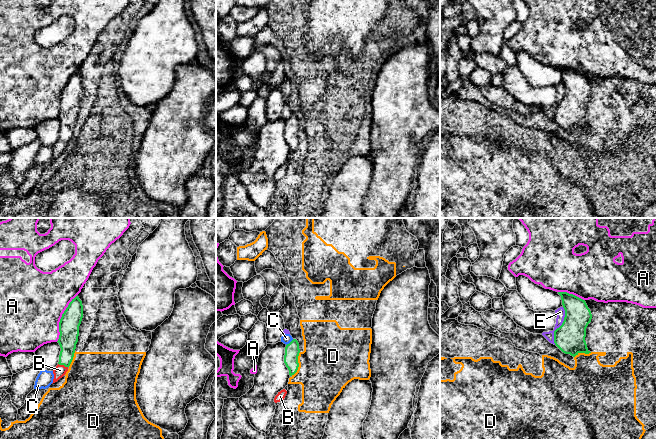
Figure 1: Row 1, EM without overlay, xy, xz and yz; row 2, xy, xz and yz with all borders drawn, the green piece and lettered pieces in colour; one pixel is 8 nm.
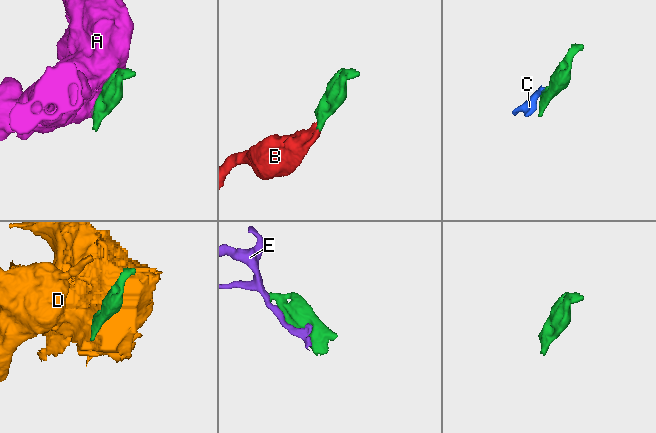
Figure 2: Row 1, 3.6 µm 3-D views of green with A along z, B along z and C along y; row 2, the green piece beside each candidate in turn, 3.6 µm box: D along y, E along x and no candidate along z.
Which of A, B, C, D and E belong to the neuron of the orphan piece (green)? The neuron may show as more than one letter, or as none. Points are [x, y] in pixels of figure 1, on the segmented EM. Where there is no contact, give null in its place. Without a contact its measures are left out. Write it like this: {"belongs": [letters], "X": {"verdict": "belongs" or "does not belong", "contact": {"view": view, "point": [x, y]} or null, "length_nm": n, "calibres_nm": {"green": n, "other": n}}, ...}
{"belongs": ["B"], "A": {"verdict": "does not belong", "contact": {"view": "xy", "point": [61, 318]}, "length_nm": 420, "calibres_nm": {"green": 160, "other": 480}}, "B": {"verdict": "belongs", "contact": {"view": "xy", "point": [63, 364]}, "length_nm": 90, "calibres_nm": {"green": 160, "other": 100}}, "C": {"verdict": "does not belong", "contact": {"view": "xz", "point": [290, 342]}, "length_nm": 80, "calibres_nm": {"green": 120, "other": 80}}, "D": {"verdict": "does not belong", "contact": {"view": "xz", "point": [298, 364]}, "length_nm": 200, "calibres_nm": {"green": 120, "other": 460}}, "E": {"verdict": "does not belong", "contact": {"view": "yz", "point": [560, 326]}, "length_nm": 320, "calibres_nm": {"green": 240, "other": 80}}}

